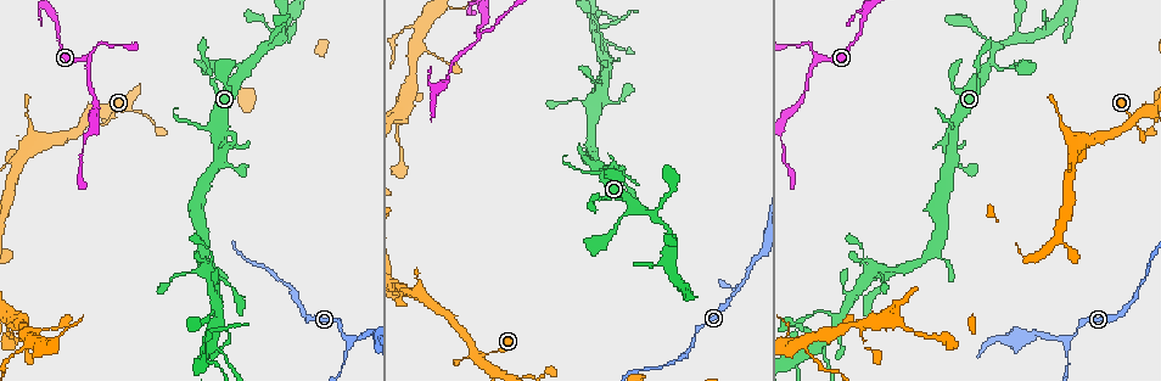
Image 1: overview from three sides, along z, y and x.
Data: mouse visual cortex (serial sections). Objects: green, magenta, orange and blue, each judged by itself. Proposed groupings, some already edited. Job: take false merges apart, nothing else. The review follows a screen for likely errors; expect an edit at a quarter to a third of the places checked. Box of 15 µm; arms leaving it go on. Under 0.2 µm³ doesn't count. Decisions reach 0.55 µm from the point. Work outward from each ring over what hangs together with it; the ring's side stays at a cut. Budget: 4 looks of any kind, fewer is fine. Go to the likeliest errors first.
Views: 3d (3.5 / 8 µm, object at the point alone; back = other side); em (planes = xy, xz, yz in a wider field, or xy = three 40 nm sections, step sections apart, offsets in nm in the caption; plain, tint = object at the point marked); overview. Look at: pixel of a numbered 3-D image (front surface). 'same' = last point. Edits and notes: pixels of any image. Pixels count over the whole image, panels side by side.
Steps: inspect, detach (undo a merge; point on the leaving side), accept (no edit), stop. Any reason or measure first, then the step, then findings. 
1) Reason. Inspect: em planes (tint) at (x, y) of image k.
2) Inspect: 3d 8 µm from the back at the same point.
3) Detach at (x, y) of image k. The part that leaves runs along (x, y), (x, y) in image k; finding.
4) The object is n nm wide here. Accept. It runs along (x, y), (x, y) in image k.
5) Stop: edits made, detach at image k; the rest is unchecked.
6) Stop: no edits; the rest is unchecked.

Three-way junction. Inspect: 3d 8 µm at (350, 340) of image 1.

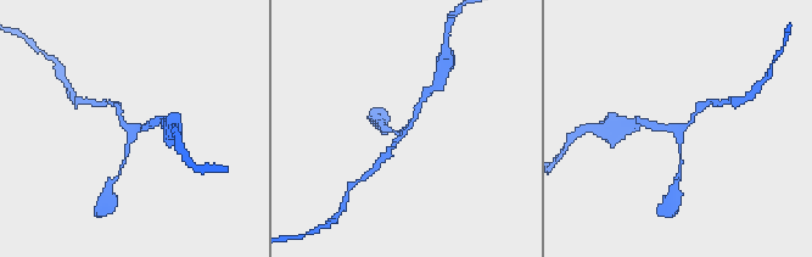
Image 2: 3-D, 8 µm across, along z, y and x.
3 arms meet here; the arms are 100, 200, 200 nm wide. Inspect: em xy step 5 (tint) at (406, 134) of image 2.

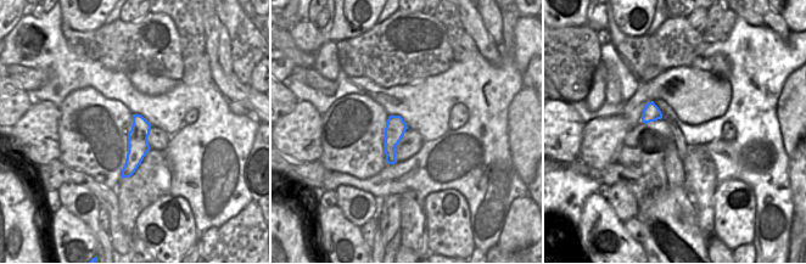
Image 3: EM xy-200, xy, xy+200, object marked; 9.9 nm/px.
Accept. It runs along (390, 152), (408, 129), (420, 102) in image 2; all the same cell.

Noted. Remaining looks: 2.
Sudden change in width. Inspect: 3d 8 µm at (1009, 41) of image 1.

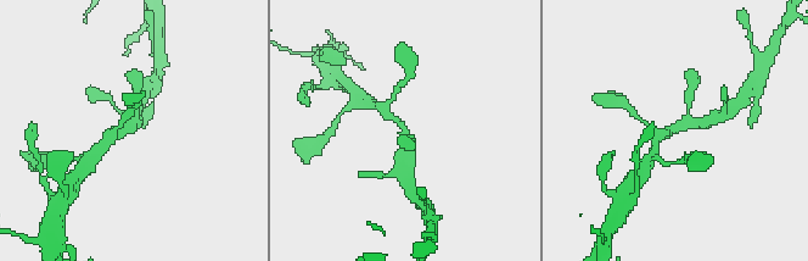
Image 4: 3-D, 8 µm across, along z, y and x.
Shape alone is not enough. Inspect: em xy step 2 (tint) at (406, 130) of image 4.

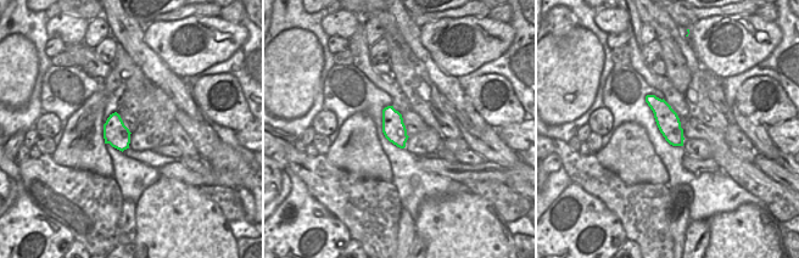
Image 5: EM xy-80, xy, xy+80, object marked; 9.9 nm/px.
Accept. It runs along (381, 109), (407, 132), (403, 161) in image 4; continuous, no second cell.

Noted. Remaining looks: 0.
Stop: no edits; the rest is unchecked.

